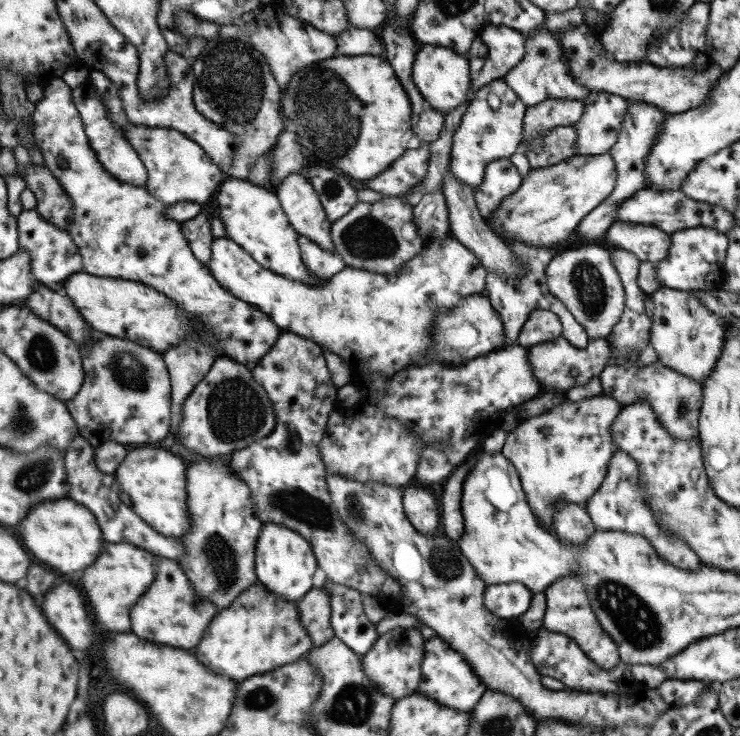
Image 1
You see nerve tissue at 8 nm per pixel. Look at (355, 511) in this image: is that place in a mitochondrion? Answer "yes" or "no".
yes

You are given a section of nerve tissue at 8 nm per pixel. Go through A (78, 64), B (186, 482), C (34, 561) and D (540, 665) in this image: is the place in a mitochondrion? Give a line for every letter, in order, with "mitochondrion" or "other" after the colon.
A: other
B: other
C: other
D: other

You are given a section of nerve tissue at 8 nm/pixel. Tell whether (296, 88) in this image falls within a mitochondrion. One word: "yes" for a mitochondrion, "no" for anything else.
yes

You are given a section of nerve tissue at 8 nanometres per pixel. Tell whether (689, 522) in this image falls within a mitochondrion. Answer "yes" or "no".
yes

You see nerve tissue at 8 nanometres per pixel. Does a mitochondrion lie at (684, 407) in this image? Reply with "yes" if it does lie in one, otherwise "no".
yes

